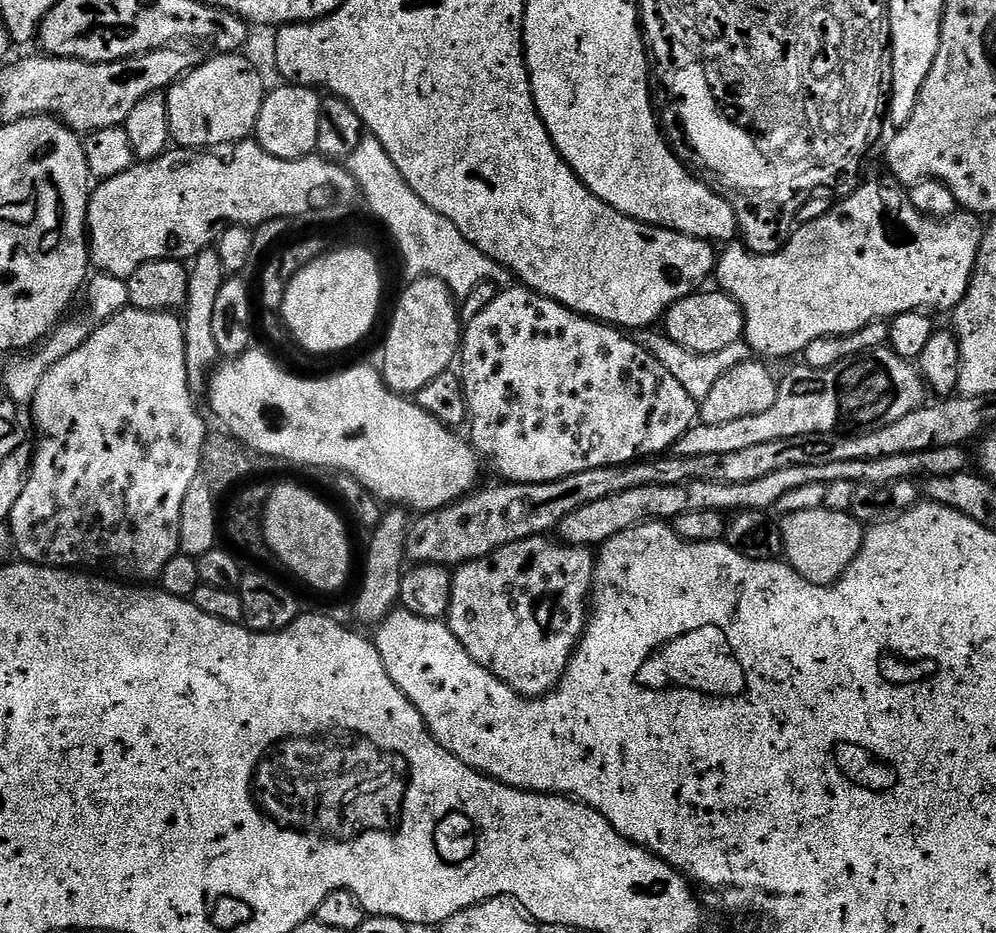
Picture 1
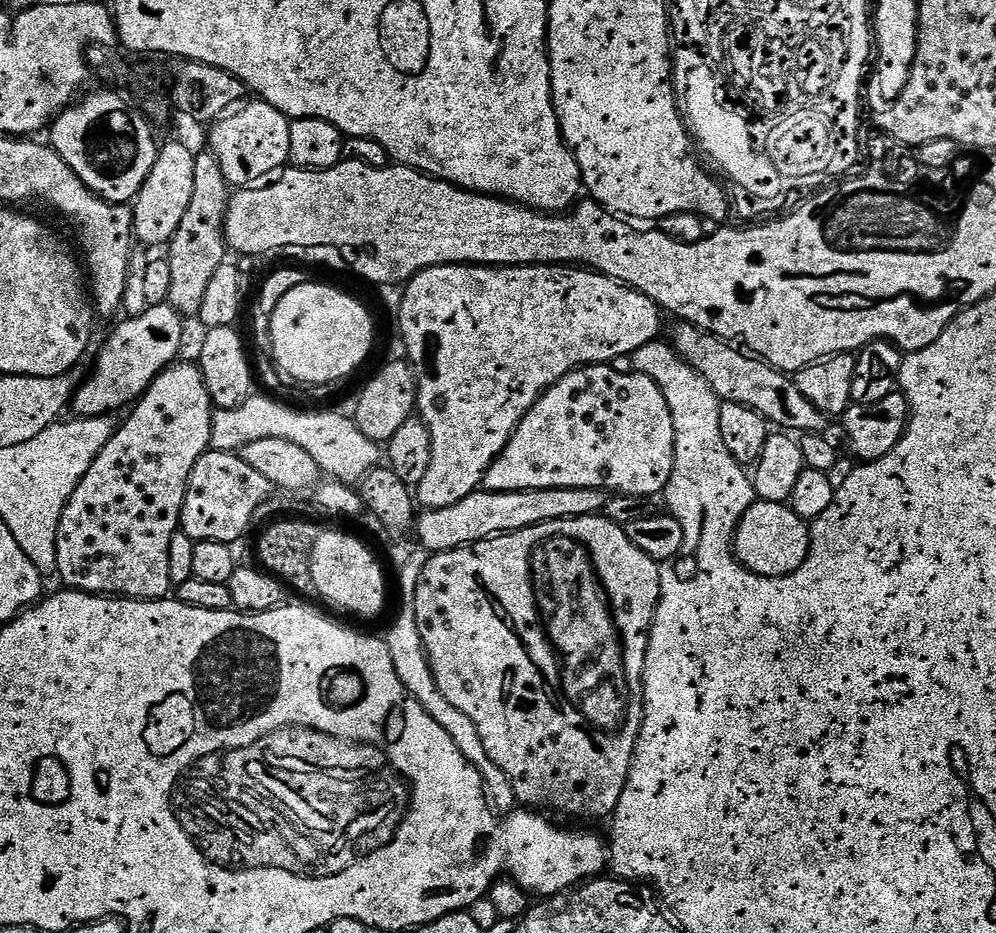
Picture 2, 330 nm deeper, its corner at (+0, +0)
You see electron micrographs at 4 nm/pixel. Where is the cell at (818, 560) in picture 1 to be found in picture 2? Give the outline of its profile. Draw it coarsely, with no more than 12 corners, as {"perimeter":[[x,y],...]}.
{"perimeter":[[757,499],[736,527],[749,572],[790,576],[812,545],[809,521]]}

